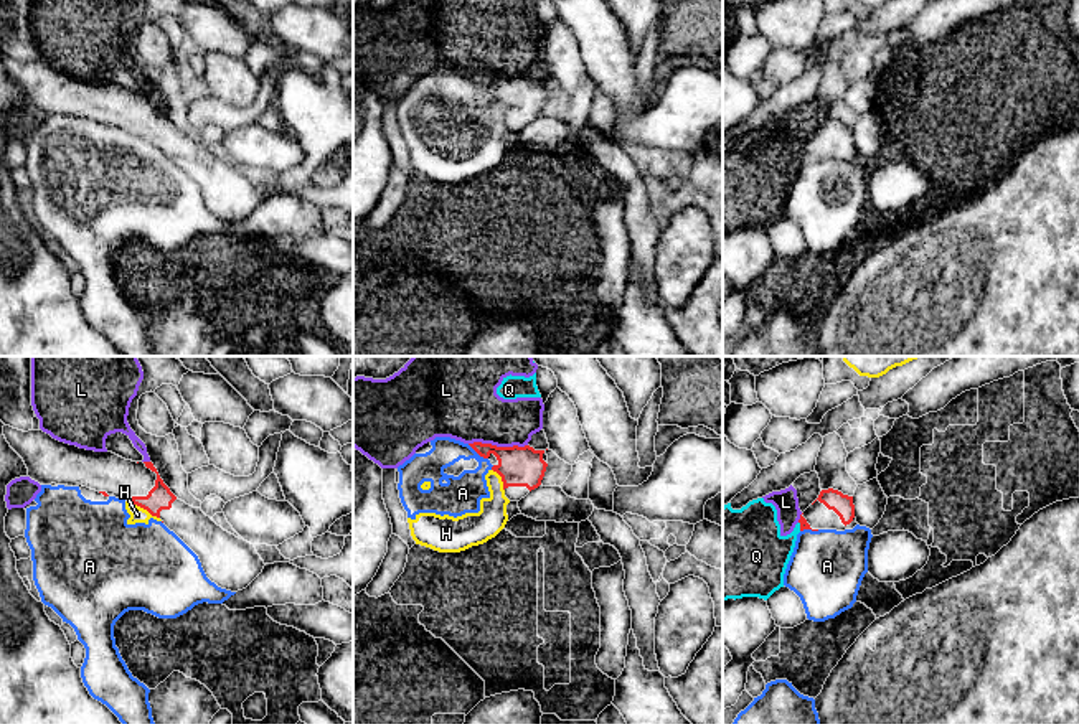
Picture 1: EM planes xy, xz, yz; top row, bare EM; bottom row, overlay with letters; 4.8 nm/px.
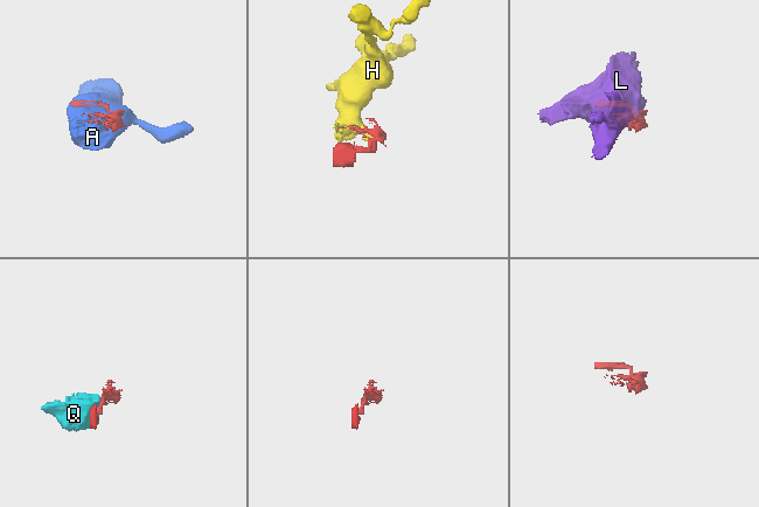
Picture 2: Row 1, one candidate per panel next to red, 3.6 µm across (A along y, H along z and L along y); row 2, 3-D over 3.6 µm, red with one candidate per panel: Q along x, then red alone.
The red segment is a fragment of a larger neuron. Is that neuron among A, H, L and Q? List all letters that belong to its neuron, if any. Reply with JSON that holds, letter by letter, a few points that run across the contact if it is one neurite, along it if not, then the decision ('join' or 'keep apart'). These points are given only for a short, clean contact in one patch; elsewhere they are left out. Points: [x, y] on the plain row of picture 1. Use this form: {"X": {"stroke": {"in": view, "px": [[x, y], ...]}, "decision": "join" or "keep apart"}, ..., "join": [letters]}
{"A": {"decision": "keep apart"}, "H": {"stroke": {"in": "xy", "px": [[127, 131], [159, 149]]}, "decision": "keep apart"}, "L": {"decision": "keep apart"}, "Q": {"stroke": {"in": "yz", "px": [[799, 152], [801, 160]]}, "decision": "keep apart"}, "join": []}

